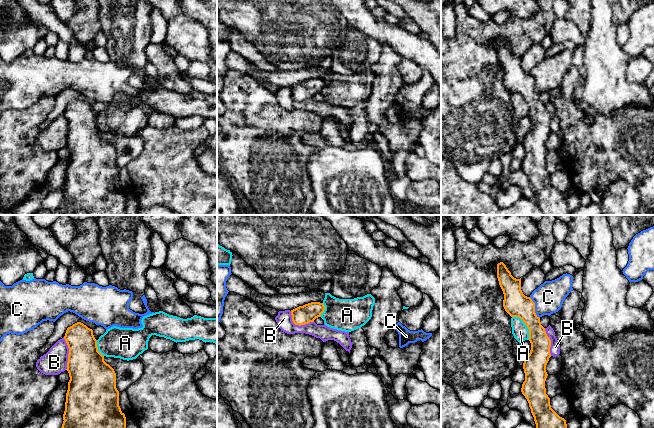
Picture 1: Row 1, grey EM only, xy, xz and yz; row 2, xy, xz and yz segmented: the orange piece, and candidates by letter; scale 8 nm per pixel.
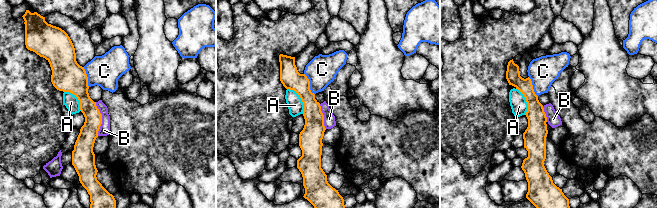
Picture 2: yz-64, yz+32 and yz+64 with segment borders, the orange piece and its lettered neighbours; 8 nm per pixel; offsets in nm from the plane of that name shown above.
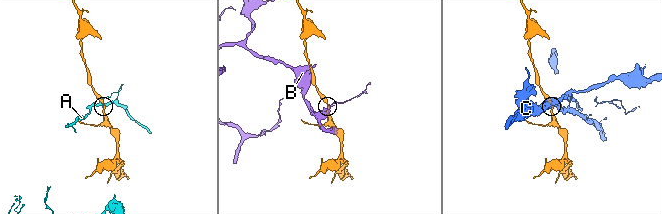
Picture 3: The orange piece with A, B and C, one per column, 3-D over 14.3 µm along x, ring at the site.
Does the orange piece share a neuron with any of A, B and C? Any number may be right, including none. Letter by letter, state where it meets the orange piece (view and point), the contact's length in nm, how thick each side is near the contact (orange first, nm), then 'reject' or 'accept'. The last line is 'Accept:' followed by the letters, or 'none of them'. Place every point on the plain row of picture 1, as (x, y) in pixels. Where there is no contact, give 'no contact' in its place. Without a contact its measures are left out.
A: contact yz (525, 100); length 240 nm; calibres 200 and 130 nm; reject
B: contact xy (69, 129); length 260 nm; calibres 340 and 200 nm; reject
C: contact yz (534, 84); length 190 nm; calibres 200 and 240 nm; reject
Accept: none of them

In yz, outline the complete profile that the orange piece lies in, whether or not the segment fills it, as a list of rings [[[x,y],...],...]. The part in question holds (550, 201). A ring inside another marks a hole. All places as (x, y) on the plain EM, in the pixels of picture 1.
[[[503,38],[497,40],[497,54],[504,70],[505,87],[511,93],[519,93],[529,105],[531,126],[523,139],[525,157],[521,168],[529,179],[536,205],[542,215],[570,215],[566,196],[551,184],[546,170],[546,141],[551,133],[551,116],[535,89],[535,79],[523,70],[521,54],[514,54]]]

